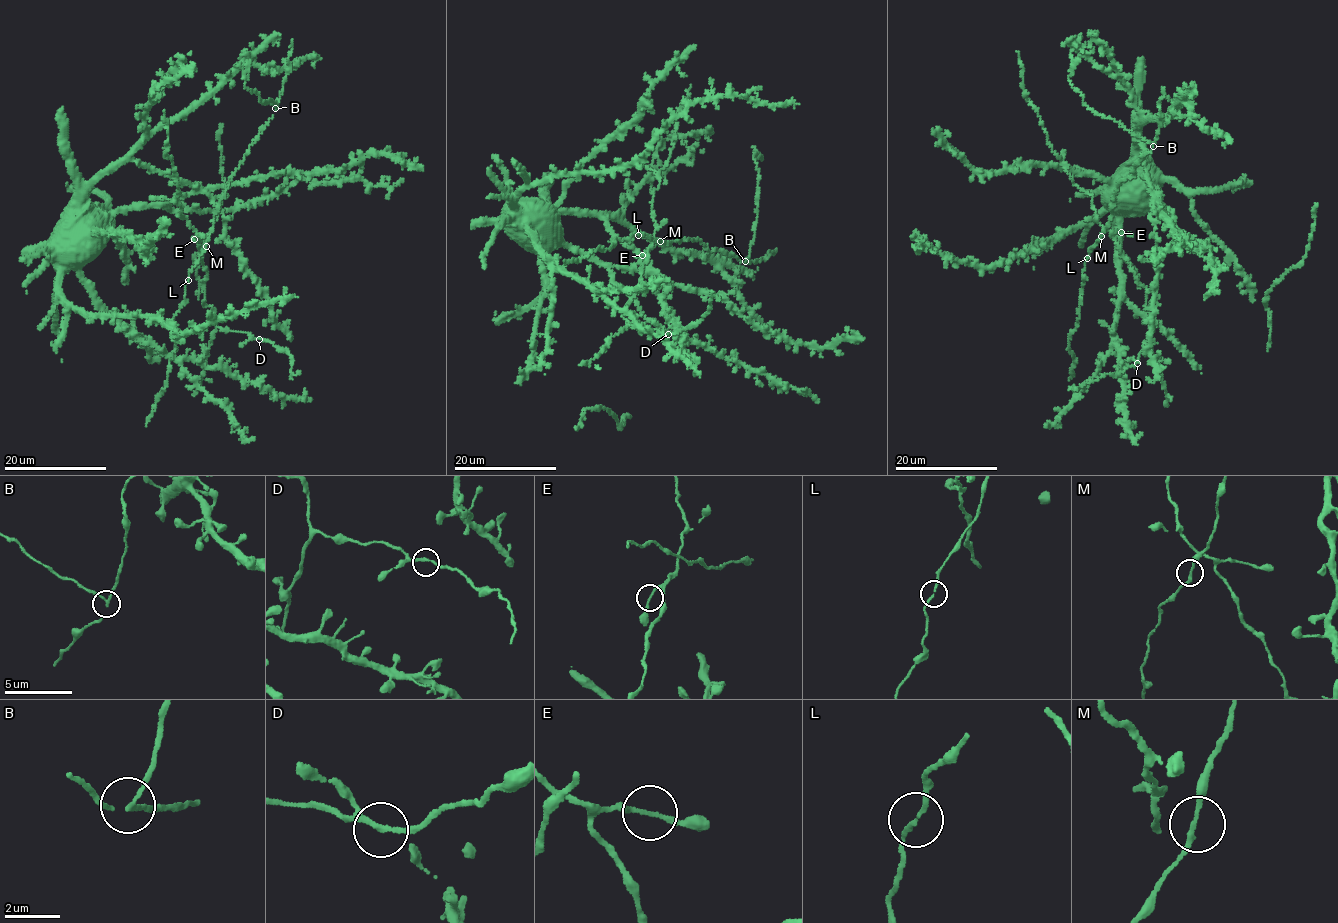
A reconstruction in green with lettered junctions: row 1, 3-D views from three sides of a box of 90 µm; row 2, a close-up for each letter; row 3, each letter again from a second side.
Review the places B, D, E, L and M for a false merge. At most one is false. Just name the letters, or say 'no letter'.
B

